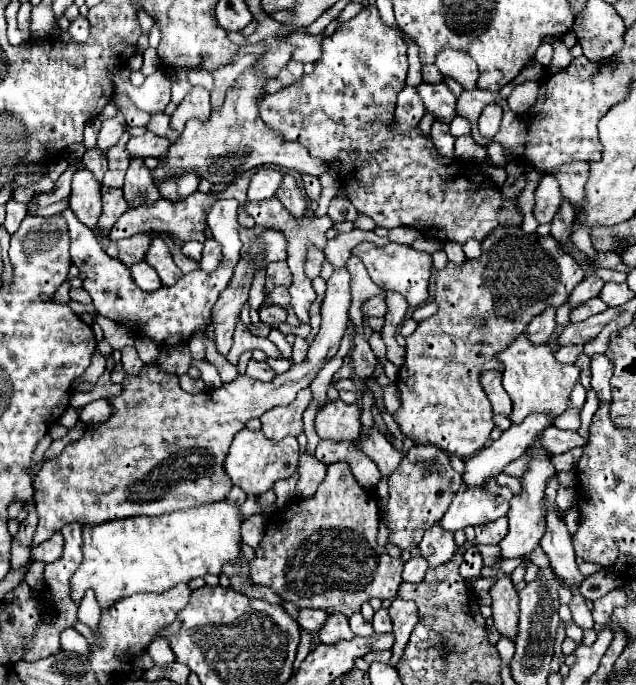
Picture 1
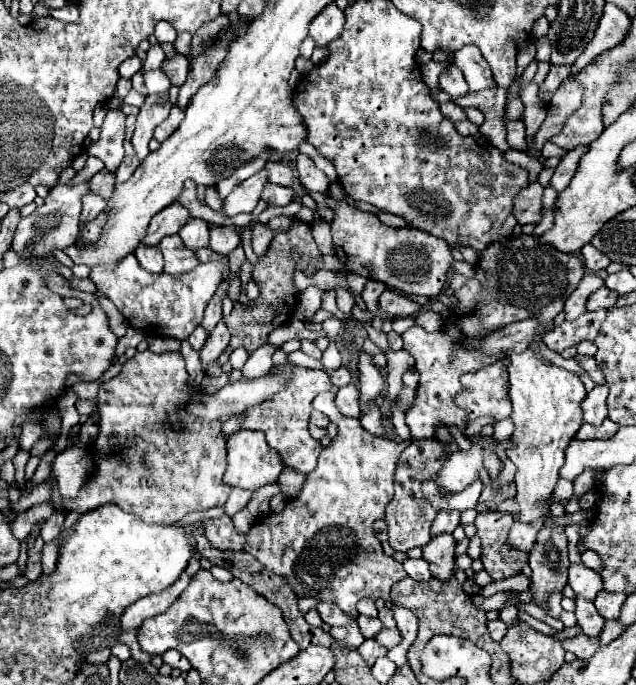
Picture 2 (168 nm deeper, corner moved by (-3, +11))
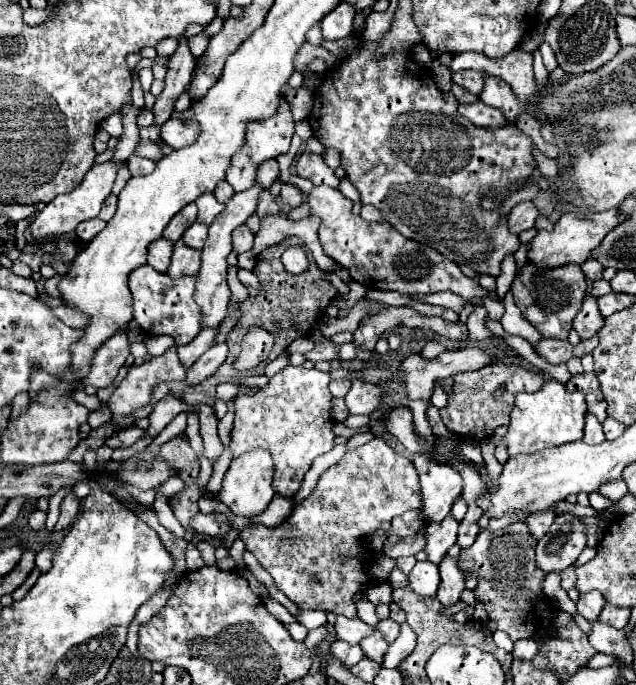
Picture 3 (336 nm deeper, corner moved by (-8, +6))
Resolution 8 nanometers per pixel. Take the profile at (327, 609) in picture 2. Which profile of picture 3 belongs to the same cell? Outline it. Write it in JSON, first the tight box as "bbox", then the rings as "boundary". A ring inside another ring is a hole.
{"bbox":[335,616,371,644],"boundary":[[[337,616],[335,620],[335,632],[339,640],[351,642],[351,644],[359,644],[359,640],[367,634],[371,634],[371,626],[367,626],[363,620],[359,618],[345,618],[345,616]]]}

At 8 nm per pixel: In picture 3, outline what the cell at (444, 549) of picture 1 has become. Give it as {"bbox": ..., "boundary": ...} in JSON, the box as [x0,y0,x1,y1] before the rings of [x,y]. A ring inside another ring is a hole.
{"bbox":[437,556,465,606],"boundary":[[[445,556],[441,560],[439,572],[441,572],[441,584],[437,590],[437,598],[439,598],[439,602],[443,602],[443,606],[451,606],[459,600],[461,590],[465,588],[463,572],[461,572],[457,560],[451,556]]]}

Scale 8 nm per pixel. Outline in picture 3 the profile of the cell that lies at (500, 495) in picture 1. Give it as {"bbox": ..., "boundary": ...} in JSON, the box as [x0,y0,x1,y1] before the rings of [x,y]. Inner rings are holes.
{"bbox":[425,516,457,564],"boundary":[[[447,516],[441,522],[431,522],[427,526],[427,546],[425,546],[429,562],[439,564],[455,542],[457,542],[457,520]]]}

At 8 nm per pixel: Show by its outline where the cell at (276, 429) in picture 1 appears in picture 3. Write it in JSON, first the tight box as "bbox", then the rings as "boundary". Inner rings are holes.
{"bbox":[229,366,335,496],"boundary":[[[285,366],[253,396],[235,398],[235,424],[229,446],[235,456],[251,448],[265,448],[271,452],[275,462],[275,494],[293,496],[311,462],[335,446],[335,436],[331,432],[333,420],[329,414],[333,398],[327,388],[329,380],[329,374],[315,368]]]}

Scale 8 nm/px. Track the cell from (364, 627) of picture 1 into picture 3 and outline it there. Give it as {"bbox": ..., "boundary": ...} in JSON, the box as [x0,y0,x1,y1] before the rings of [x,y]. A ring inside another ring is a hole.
{"bbox":[361,630,389,662],"boundary":[[[373,630],[369,636],[365,636],[361,640],[361,648],[363,648],[365,656],[373,658],[375,662],[381,662],[383,660],[383,654],[387,652],[387,646],[389,644],[385,642],[385,638],[383,638],[383,634],[379,630]]]}

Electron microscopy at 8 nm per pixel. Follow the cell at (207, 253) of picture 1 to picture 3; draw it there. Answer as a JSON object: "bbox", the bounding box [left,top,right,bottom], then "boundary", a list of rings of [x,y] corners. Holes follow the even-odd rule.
{"bbox":[233,224,253,254],"boundary":[[[243,224],[243,226],[239,226],[239,228],[235,230],[235,234],[233,234],[233,252],[241,254],[241,252],[251,250],[251,246],[253,246],[253,234],[251,234],[251,230]]]}

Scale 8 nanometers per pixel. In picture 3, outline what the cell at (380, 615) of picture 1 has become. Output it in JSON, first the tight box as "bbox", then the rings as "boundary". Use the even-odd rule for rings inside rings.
{"bbox":[377,618,399,642],"boundary":[[[391,618],[381,620],[381,622],[377,624],[377,628],[383,632],[383,636],[385,636],[387,642],[393,642],[393,640],[397,638],[397,634],[399,634],[399,624],[397,624],[395,620],[391,620]]]}

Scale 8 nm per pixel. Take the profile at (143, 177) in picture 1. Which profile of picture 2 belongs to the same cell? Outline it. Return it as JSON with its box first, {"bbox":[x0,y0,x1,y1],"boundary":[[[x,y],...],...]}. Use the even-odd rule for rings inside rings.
{"bbox":[132,93,172,159],"boundary":[[[158,93],[158,95],[148,95],[144,105],[140,107],[138,121],[136,121],[136,131],[132,137],[132,145],[138,153],[138,159],[144,159],[148,151],[148,143],[152,139],[152,133],[156,125],[160,125],[172,109],[172,103],[168,101],[168,93]]]}

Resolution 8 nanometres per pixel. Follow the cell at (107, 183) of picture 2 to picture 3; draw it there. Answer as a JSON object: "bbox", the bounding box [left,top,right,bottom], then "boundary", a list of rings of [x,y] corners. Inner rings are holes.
{"bbox":[99,194,117,220],"boundary":[[[109,194],[109,196],[105,198],[105,202],[103,202],[103,206],[101,206],[99,218],[109,220],[109,218],[115,214],[115,210],[117,210],[117,196],[115,196],[115,194]]]}

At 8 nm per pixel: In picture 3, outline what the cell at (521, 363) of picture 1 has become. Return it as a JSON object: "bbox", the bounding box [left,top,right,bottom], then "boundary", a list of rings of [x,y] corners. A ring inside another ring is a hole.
{"bbox":[503,380,585,456],"boundary":[[[547,380],[541,390],[533,394],[517,394],[515,406],[511,412],[511,424],[509,432],[503,438],[509,456],[517,454],[535,454],[541,450],[547,450],[551,446],[561,446],[567,442],[575,442],[583,438],[583,426],[585,426],[585,394],[583,390],[567,390],[565,384],[557,380]]]}

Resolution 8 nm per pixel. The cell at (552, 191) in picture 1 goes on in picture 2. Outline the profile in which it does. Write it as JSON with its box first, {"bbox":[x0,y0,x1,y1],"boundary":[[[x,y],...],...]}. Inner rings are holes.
{"bbox":[514,183,544,225],"boundary":[[[530,183],[518,199],[514,199],[514,217],[520,225],[536,225],[542,217],[542,193],[544,187],[540,183]]]}

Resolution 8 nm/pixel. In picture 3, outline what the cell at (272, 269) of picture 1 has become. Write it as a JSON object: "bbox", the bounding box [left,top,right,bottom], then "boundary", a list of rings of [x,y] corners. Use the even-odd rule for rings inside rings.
{"bbox":[240,236,337,356],"boundary":[[[287,236],[283,242],[269,246],[267,250],[263,250],[255,258],[253,272],[257,274],[257,278],[261,282],[261,294],[247,298],[245,302],[240,304],[240,311],[245,310],[243,320],[255,320],[257,318],[257,326],[263,326],[267,332],[273,334],[273,338],[275,338],[273,356],[279,356],[281,352],[285,352],[287,344],[291,344],[299,336],[305,336],[309,332],[309,324],[313,320],[321,318],[321,314],[325,312],[329,302],[337,296],[335,286],[323,278],[325,274],[317,268],[313,258],[309,258],[309,270],[303,276],[291,276],[283,268],[281,254],[289,246],[305,246],[305,244],[297,236]]]}

